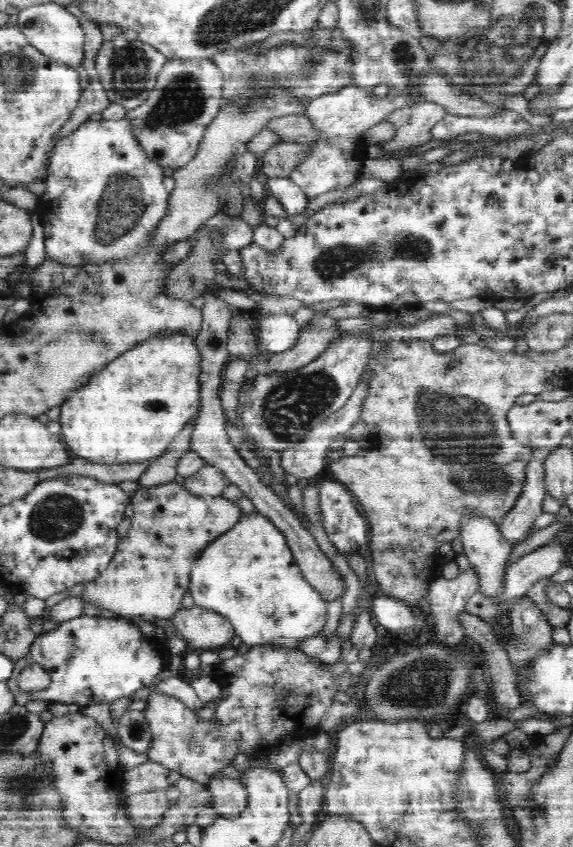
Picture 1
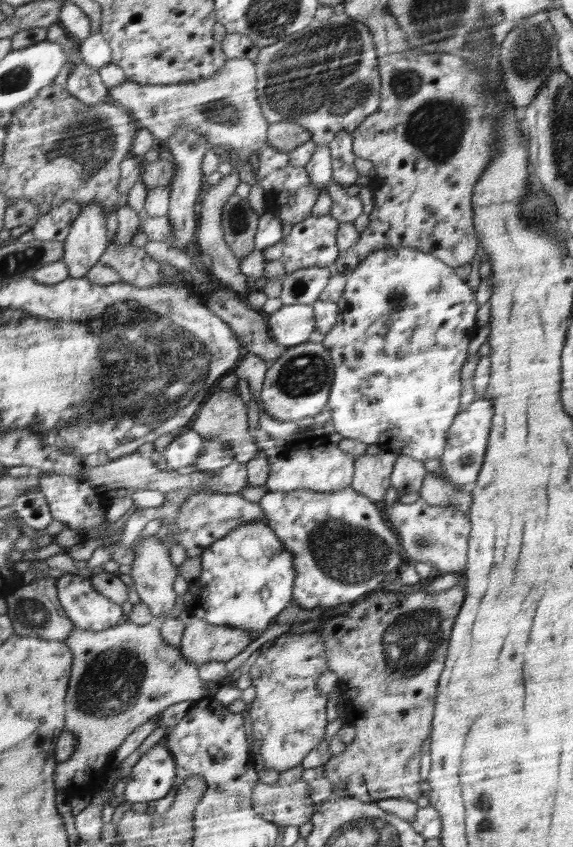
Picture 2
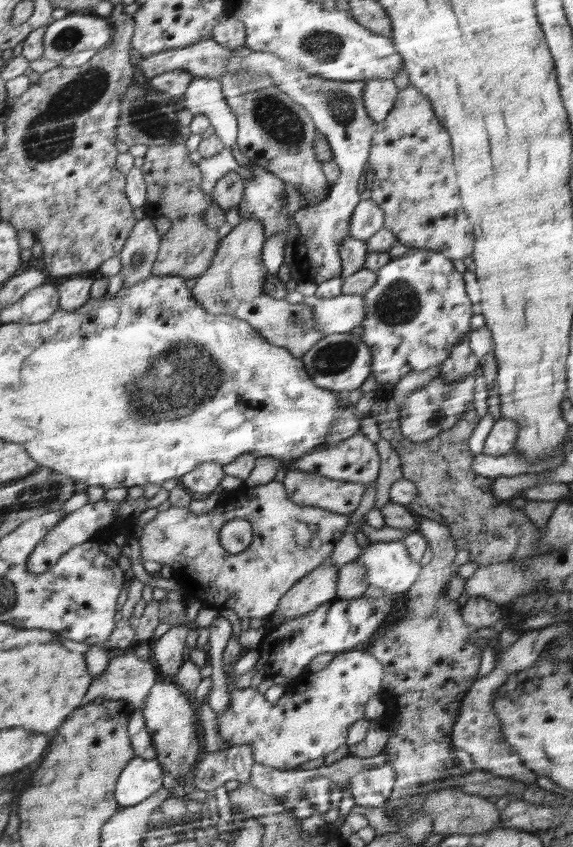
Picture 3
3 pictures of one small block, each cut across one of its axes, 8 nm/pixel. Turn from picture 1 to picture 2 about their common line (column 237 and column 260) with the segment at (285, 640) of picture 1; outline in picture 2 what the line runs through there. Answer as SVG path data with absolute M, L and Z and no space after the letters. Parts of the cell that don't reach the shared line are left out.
M244 524L207 548L203 552L203 564L202 576L190 582L190 590L196 605L194 615L210 624L242 627L250 631L255 640L293 600L296 561L268 525Z

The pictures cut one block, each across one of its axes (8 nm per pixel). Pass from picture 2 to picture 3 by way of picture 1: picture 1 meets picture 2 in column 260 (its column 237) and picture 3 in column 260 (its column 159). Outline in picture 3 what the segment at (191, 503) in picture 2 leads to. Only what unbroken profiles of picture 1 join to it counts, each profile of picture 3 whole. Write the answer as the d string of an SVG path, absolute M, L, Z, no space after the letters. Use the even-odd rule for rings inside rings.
M273 481L269 484L258 487L242 486L236 491L227 493L226 497L222 502L220 502L220 504L210 512L204 513L203 515L198 516L198 514L192 513L188 507L171 506L165 511L160 511L158 516L144 527L144 534L142 538L140 538L140 542L142 542L143 546L144 561L154 560L161 564L166 564L166 566L170 566L172 569L176 570L176 578L178 578L177 584L183 586L184 589L188 591L189 595L202 602L204 608L213 608L217 611L234 610L238 615L238 618L250 618L251 620L252 618L266 618L272 615L273 612L278 609L282 598L284 598L284 596L286 596L286 594L290 592L302 578L305 578L305 575L308 575L309 572L318 567L320 563L325 562L326 559L330 558L334 546L336 546L336 543L342 539L348 523L349 517L347 515L330 511L330 509L318 508L317 506L310 505L300 505L291 502L289 500L289 494L287 494L287 490L285 489L284 482ZM236 518L246 520L251 525L253 533L253 538L248 545L248 548L243 550L240 555L230 553L230 551L226 549L225 545L221 543L221 531Z

